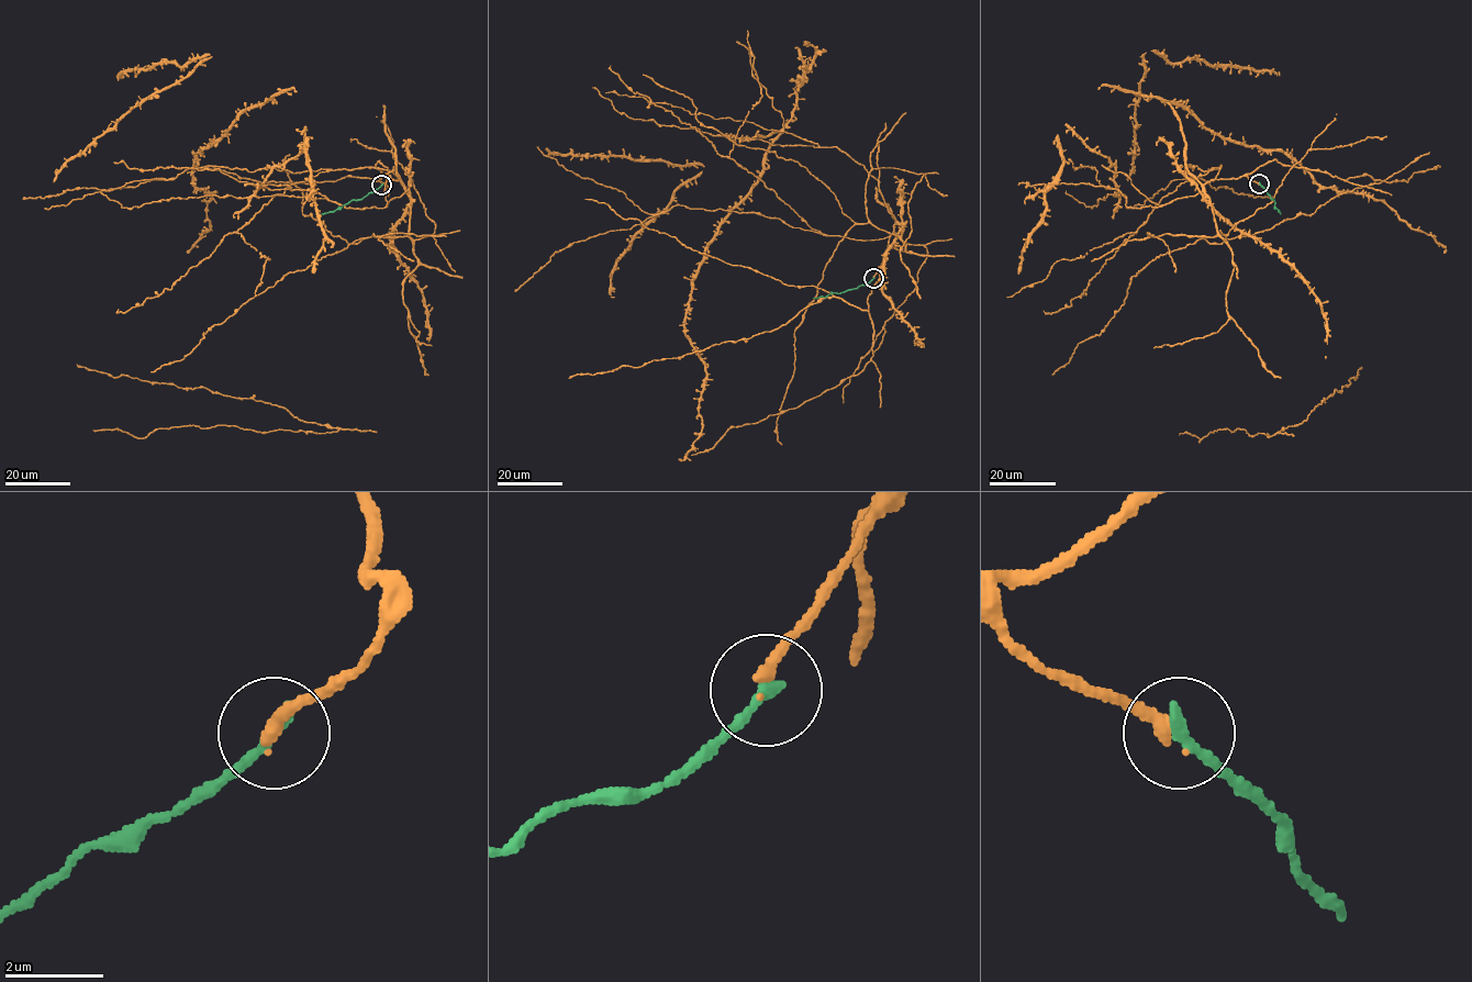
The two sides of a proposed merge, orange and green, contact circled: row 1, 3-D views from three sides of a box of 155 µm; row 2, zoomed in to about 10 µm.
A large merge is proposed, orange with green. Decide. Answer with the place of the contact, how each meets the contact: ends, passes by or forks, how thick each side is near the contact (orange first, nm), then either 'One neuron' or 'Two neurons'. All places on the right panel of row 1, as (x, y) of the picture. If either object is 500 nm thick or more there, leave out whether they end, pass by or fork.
Place: (1259, 183). At the ring orange ends. At the ring green ends. Thickness 280 nm (orange) against 300 nm. One neuron

